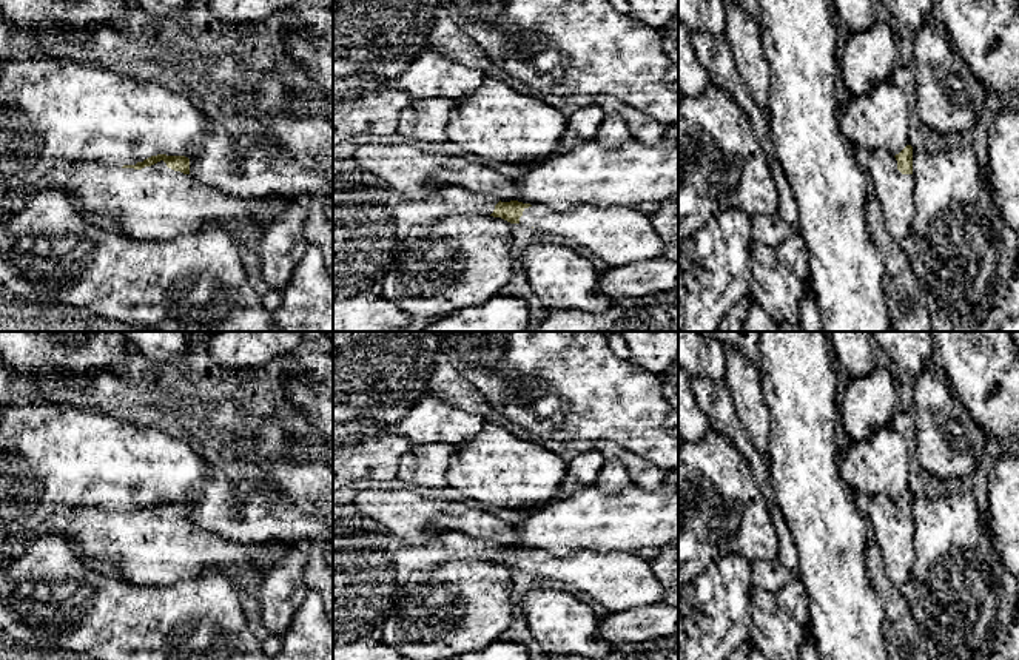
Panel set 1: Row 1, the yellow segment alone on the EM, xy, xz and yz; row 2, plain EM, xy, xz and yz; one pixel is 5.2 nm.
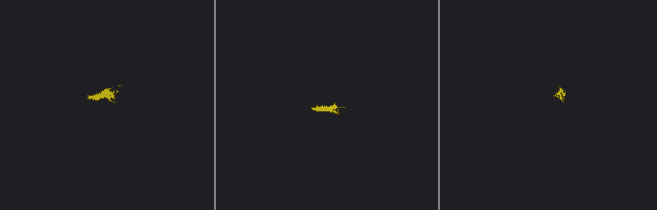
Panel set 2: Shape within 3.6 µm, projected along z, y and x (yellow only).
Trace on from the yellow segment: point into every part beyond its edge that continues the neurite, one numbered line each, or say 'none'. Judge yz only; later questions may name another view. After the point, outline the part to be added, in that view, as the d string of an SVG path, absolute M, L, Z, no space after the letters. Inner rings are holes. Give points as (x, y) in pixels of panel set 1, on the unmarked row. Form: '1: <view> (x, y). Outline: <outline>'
1: yz (894, 535). Outline: M886 495L869 498L868 518L882 551L885 572L902 588L916 561L914 523L902 520L896 503Z

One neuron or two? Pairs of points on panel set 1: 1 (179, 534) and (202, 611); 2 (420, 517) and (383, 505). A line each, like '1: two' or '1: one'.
1: two
2: one

